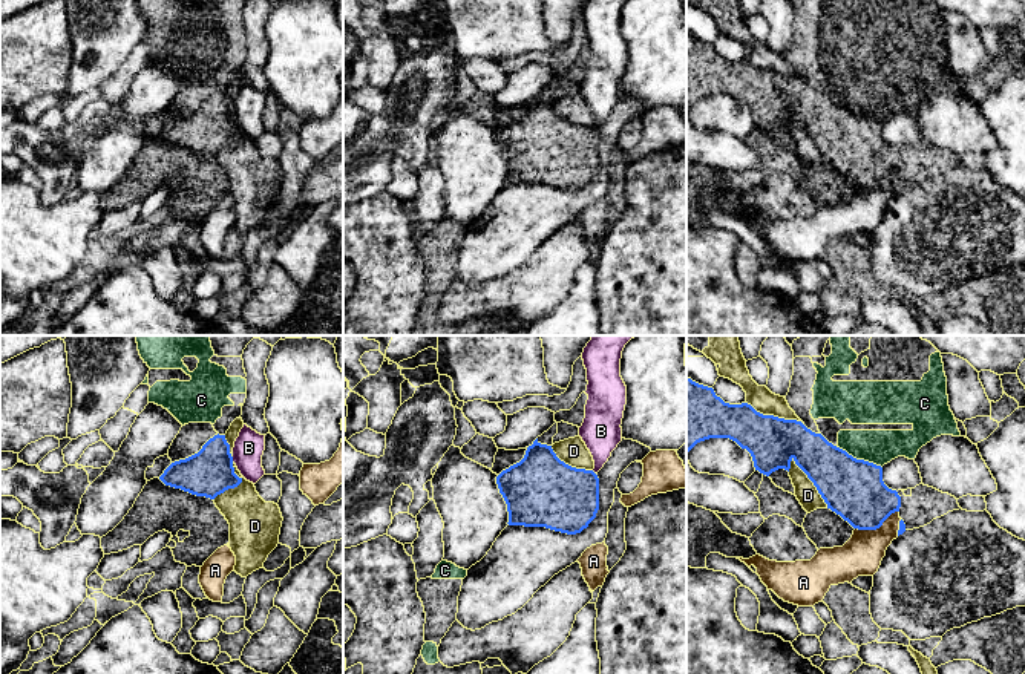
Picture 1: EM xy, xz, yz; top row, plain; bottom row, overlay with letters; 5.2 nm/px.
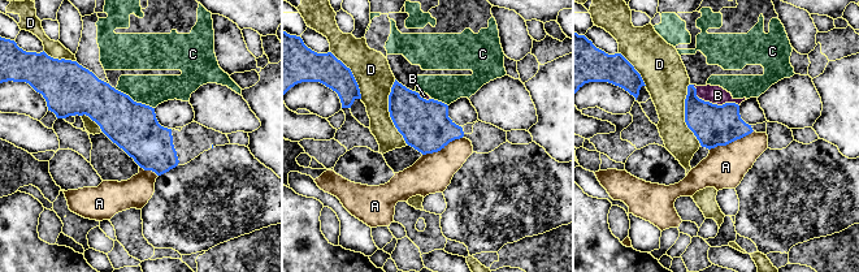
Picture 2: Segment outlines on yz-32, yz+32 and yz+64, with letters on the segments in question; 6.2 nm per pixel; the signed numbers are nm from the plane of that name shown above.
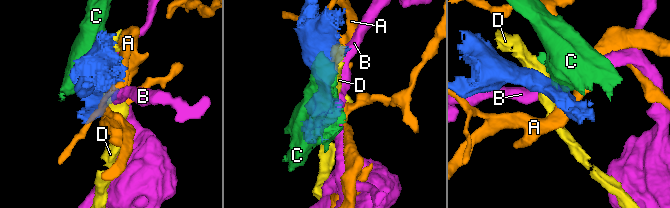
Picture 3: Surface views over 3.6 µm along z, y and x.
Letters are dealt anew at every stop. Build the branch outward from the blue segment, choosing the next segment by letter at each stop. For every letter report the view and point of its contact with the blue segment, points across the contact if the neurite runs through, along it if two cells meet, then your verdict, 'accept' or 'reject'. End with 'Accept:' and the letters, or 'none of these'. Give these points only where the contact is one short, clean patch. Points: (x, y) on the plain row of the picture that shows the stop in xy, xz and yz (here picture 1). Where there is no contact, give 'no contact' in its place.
A: contact yz (877, 184); border yz (898, 167), (875, 186), (855, 186); reject
B: contact xy (232, 117); border xy (232, 114), (233, 118); reject
C: contact yz (858, 117); border yz (835, 103), (881, 124); reject
D: contact yz (812, 138); reject
Accept: none of these

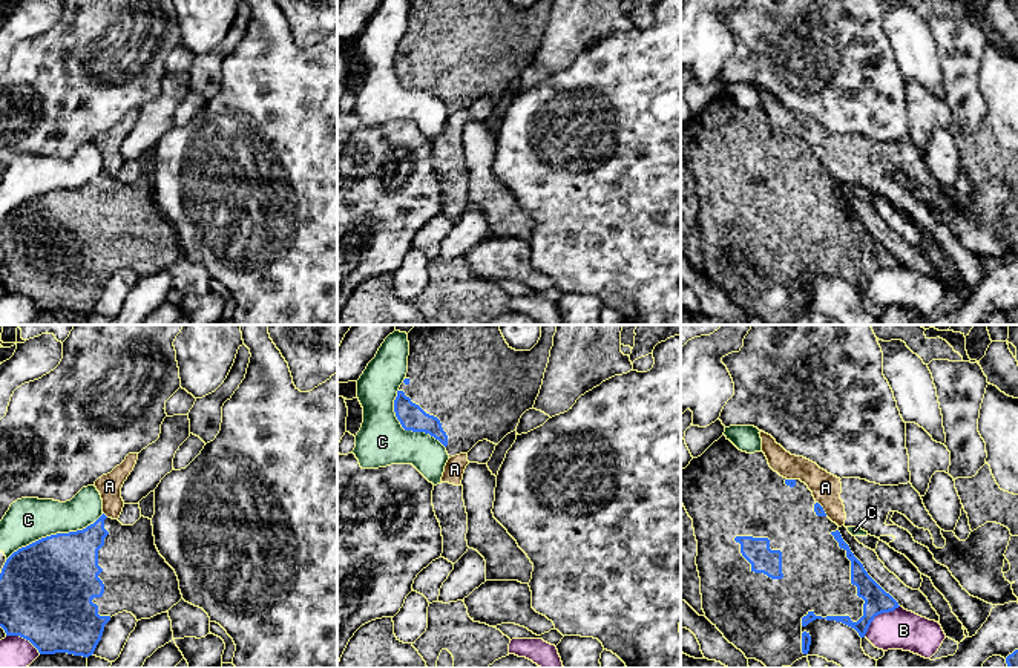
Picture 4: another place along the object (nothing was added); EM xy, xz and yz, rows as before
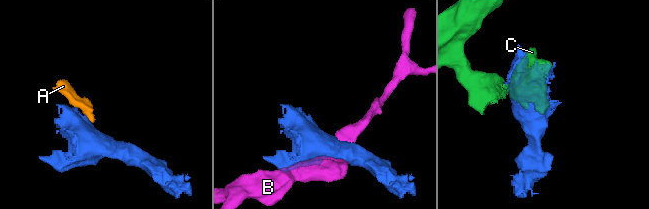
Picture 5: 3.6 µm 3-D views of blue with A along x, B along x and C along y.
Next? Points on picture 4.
A: contact xy (105, 172); border xy (103, 169), (108, 173); reject
B: contact yz (877, 271); reject
C: contact xy (54, 192); reject
Accept: none of these

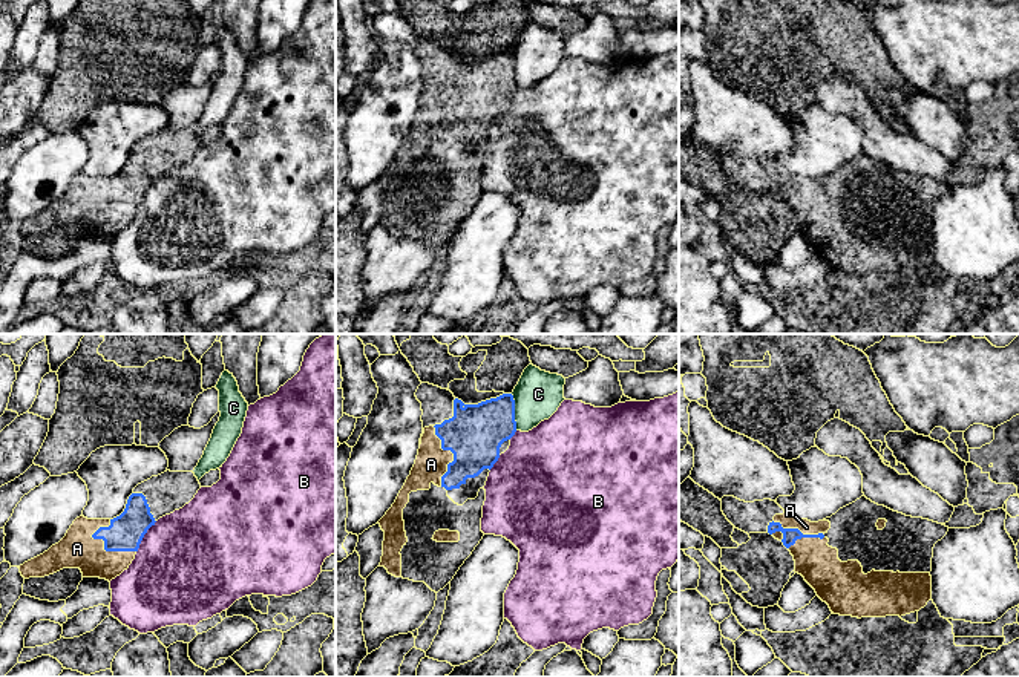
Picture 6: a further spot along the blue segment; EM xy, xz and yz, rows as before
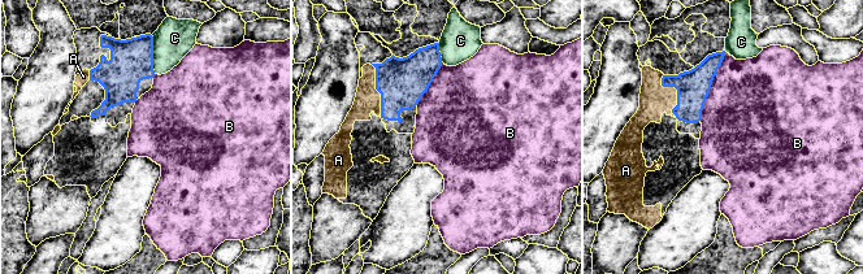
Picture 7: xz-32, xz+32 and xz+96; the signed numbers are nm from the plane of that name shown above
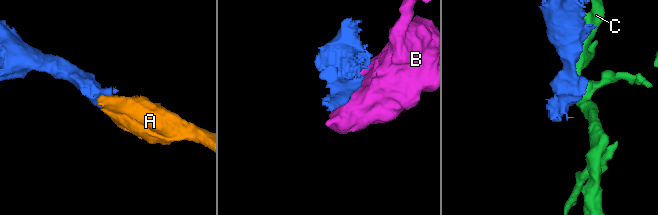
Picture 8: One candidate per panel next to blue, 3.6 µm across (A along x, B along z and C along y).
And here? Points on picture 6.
A: contact yz (797, 186); way yz (789, 192), (797, 186), (806, 184); accept
B: contact xy (143, 193); reject
C: contact xz (514, 69); border xz (511, 51), (517, 86); reject
Accept: A

